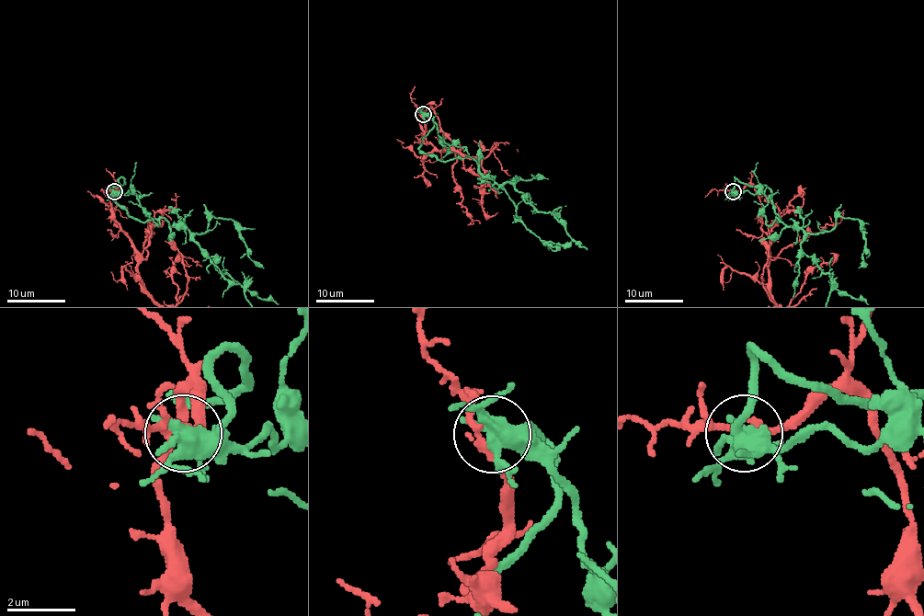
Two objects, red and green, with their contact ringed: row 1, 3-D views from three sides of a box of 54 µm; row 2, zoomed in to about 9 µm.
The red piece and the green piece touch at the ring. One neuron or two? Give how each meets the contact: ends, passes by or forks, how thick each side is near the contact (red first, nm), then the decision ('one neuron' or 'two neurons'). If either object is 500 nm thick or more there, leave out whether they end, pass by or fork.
red passes by; green forks there; 280 nm thick on the red side, 420 nm on the other; two neurons

